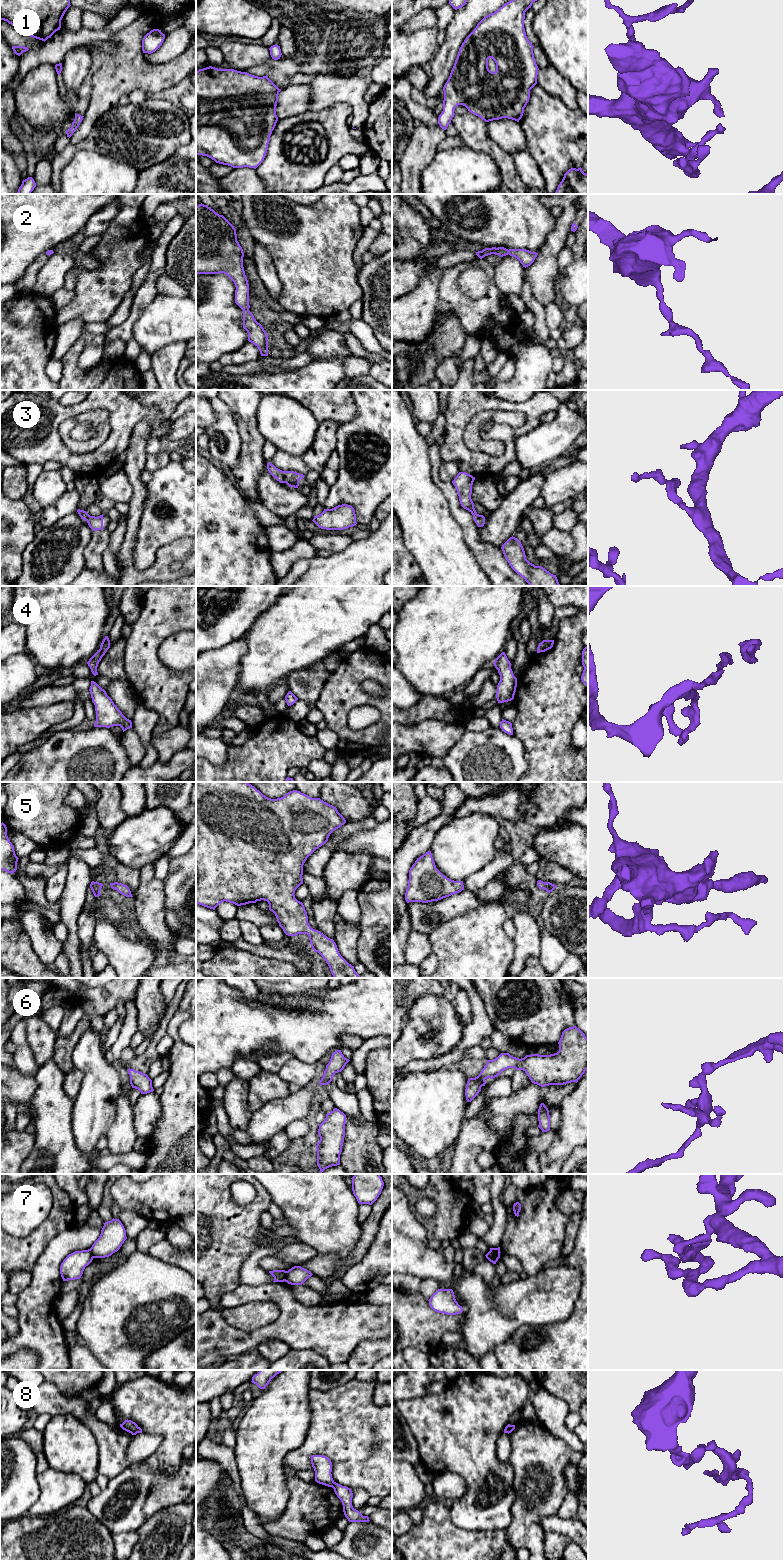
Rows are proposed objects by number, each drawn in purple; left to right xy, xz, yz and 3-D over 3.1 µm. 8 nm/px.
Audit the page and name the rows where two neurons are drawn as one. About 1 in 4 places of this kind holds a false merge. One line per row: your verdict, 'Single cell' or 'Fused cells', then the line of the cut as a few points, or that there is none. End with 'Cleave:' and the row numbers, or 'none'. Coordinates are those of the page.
1: Single cell. No split
2: Single cell. No split
3: Single cell. No split
4: Single cell. No split
5: Single cell. No split
6: Single cell. No split
7: Single cell. No split
8: Fused cells. Split along xz (334, 1482), (331, 1486)
Cleave: 8

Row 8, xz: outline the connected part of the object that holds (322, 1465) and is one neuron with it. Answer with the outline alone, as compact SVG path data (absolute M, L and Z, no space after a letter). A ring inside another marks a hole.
M323 1455L311 1456L311 1464L315 1471L315 1481L319 1484L332 1487L334 1480L332 1478L332 1462Z

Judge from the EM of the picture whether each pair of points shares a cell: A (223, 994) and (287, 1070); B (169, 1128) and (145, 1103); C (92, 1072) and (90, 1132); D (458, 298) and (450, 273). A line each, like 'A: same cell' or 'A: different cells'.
A: different cells
B: different cells
C: same cell
D: same cell

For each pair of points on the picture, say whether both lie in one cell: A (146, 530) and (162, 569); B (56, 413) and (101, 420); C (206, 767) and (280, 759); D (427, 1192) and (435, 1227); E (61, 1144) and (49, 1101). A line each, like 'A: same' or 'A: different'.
A: different
B: different
C: same
D: same
E: same

